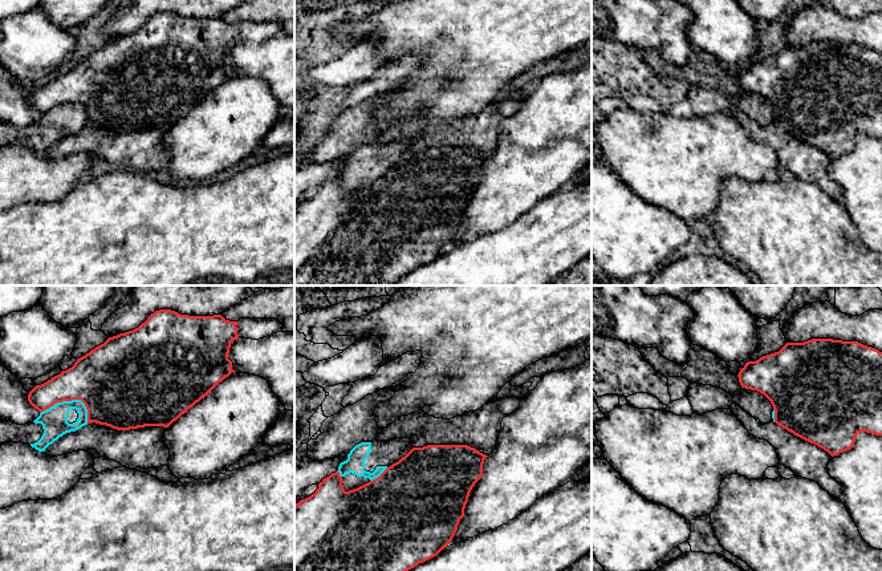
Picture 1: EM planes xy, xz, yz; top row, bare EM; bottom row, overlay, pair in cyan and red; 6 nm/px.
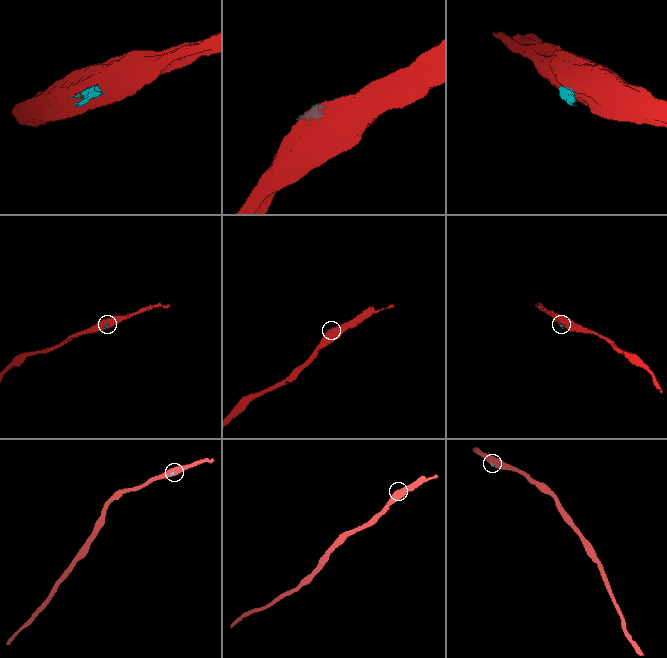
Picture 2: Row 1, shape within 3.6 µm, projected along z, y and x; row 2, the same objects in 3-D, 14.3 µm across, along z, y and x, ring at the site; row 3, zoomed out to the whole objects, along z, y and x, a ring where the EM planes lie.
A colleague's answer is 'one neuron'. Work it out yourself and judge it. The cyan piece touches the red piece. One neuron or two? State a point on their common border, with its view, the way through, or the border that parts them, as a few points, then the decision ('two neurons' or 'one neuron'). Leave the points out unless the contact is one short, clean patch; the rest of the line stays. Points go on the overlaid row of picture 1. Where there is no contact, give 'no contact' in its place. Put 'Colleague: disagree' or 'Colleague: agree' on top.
Colleague: disagree
contact xy (72, 400); border xy (40, 413), (57, 403), (80, 400), (86, 409), (88, 422); two neurons

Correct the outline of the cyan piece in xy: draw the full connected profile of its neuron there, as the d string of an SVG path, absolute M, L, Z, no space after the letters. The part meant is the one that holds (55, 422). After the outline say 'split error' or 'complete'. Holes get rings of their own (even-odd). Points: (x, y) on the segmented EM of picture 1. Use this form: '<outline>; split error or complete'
M81 400L57 402L25 425L0 420L0 444L23 442L38 451L66 433L88 425L88 409Z; split error

